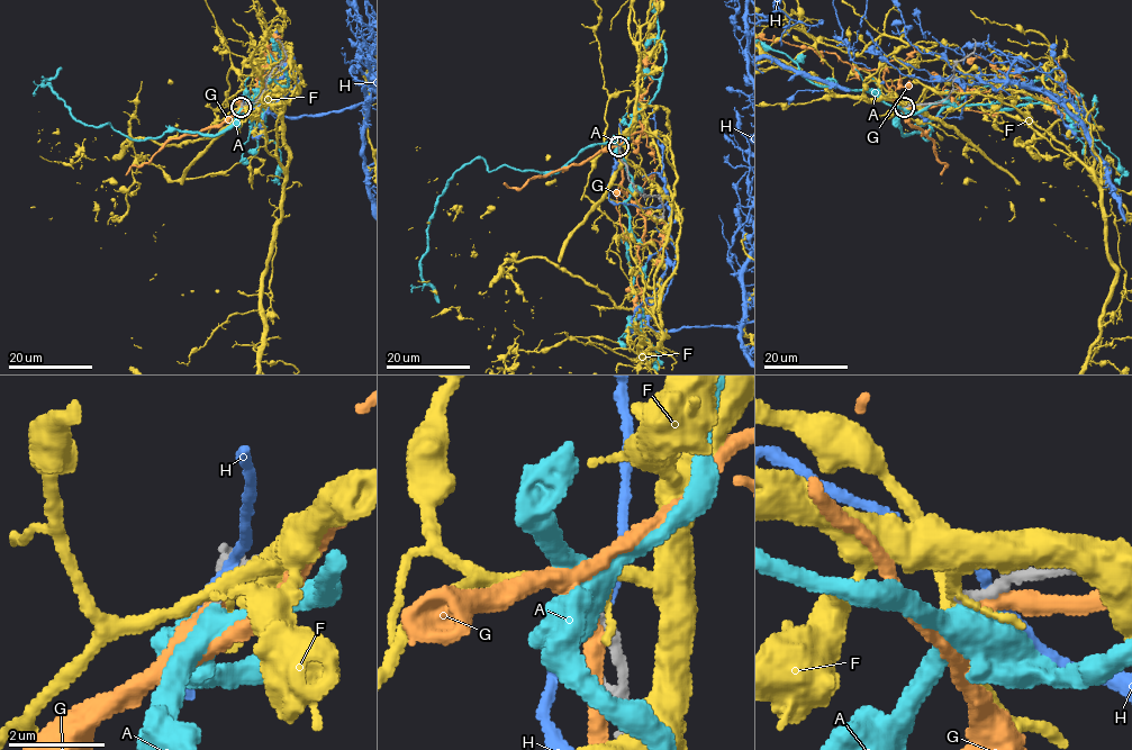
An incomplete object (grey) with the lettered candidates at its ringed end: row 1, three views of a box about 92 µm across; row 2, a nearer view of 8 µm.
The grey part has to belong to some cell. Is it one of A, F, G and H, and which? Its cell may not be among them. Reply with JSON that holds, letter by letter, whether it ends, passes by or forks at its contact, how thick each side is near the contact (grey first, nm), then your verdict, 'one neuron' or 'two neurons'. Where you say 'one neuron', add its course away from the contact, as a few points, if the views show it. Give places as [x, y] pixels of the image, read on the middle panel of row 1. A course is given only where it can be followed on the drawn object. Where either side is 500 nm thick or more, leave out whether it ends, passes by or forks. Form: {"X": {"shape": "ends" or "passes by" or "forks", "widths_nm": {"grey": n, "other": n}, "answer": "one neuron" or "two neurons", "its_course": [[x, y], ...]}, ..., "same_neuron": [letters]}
{"A": {"shape": "forks", "widths_nm": {"grey": 220, "other": 400}, "answer": "two neurons"}, "F": {"shape": "forks", "widths_nm": {"grey": 200, "other": 240}, "answer": "two neurons"}, "G": {"shape": "passes by", "widths_nm": {"grey": 280, "other": 320}, "answer": "two neurons"}, "H": {"shape": "passes by", "widths_nm": {"grey": 280, "other": 200}, "answer": "two neurons"}, "same_neuron": []}

